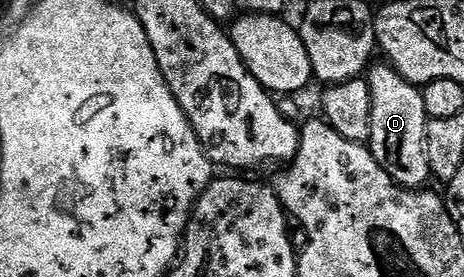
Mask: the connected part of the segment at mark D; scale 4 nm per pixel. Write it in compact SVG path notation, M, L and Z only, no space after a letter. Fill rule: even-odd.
M387 63L373 64L367 70L366 80L370 87L372 106L370 107L370 135L367 144L372 150L374 159L390 175L394 183L404 189L423 190L430 181L432 172L426 159L424 140L426 127L430 120L426 103L422 103L422 92L411 85L405 77Z

